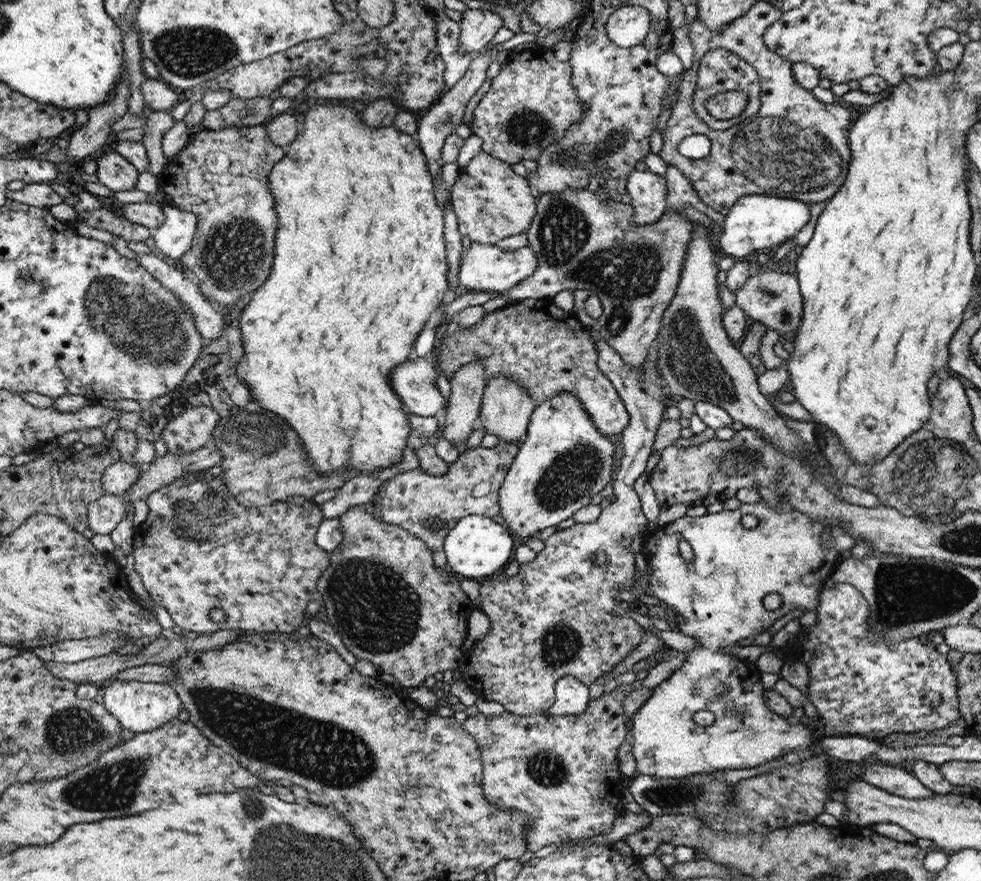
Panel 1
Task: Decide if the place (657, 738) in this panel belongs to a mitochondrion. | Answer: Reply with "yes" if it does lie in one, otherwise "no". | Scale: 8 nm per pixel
no

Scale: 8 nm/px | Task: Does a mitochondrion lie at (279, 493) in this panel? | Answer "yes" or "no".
no

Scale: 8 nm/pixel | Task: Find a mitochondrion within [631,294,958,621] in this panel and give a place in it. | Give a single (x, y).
(688, 360)

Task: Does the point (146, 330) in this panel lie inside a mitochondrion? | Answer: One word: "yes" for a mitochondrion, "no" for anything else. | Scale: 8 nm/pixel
yes

